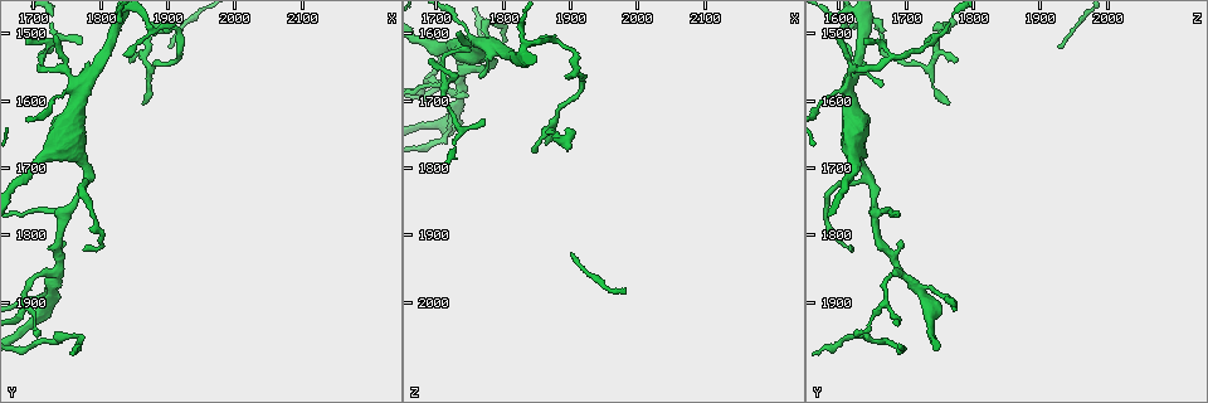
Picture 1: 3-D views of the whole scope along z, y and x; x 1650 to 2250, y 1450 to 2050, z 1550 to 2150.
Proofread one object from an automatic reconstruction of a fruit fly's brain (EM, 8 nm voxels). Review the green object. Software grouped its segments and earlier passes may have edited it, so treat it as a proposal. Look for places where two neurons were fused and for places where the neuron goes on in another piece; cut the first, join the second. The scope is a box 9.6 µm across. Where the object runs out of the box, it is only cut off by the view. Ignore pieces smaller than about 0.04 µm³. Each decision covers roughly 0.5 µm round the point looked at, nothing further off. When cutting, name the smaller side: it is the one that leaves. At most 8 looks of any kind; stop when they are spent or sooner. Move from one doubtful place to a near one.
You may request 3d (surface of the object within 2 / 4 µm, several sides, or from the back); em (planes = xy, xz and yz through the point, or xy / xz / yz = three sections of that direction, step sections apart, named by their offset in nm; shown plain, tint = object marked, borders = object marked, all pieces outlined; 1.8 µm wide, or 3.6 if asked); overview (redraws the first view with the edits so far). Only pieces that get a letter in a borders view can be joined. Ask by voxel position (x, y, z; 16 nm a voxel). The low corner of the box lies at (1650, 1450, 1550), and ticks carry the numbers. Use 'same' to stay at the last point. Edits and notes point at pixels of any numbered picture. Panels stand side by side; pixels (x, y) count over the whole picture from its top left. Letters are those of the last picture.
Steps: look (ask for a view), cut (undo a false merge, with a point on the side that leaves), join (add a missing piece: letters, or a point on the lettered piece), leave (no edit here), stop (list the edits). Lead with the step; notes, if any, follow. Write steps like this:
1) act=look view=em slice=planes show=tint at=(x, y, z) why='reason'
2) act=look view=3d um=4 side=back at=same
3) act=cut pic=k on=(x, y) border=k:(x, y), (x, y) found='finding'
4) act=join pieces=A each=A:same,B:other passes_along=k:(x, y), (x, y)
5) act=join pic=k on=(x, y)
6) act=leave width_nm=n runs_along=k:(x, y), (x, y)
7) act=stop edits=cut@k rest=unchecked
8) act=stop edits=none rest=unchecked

act=look view=3d um=4 at=(1775, 1575, 1615) why='four or more arms meet'

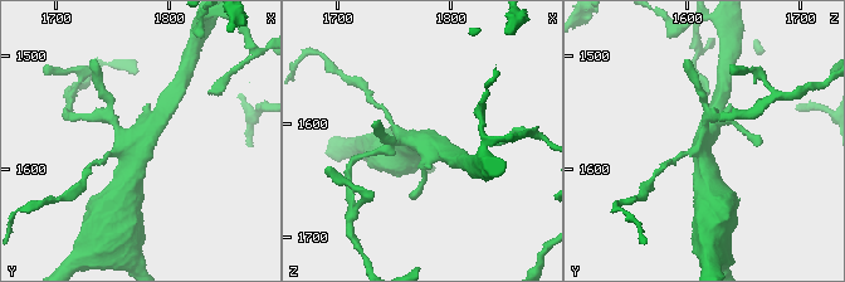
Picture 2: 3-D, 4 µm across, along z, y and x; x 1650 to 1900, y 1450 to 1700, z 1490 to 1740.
act=look view=em slice=planes show=borders at=(1774, 1576, 1614)

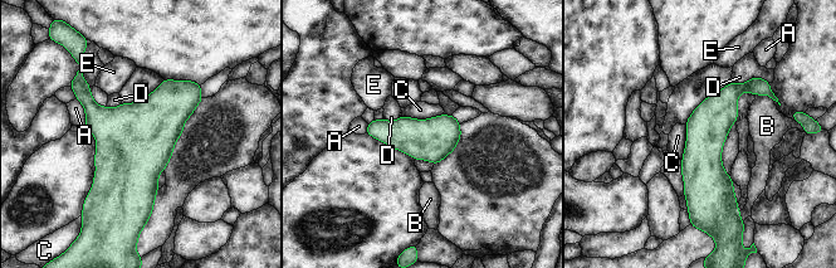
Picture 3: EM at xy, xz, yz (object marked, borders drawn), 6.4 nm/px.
act=leave width_nm=280 each=A:other,B:other,C:other,D:other,E:other runs_along=3:(753, 81), (707, 128), (698, 213) found='all the same neuron'

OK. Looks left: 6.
act=look view=em slice=planes show=borders at=(1875, 1550, 1730) why='abrupt turn'

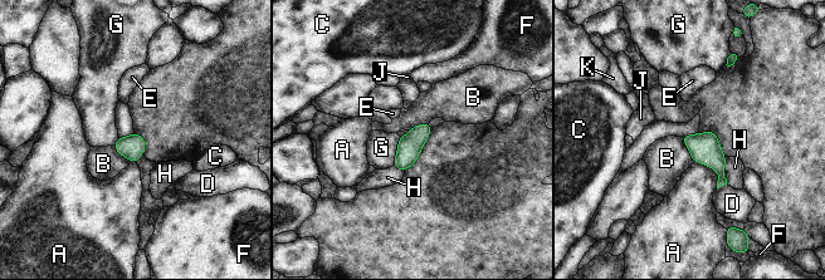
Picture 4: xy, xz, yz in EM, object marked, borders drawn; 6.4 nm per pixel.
act=leave each=A:other,B:other,C:other,D:other,E:other,F:other,G:other,H:other,J:other,K:other border=4:(681, 137), (694, 161) found='continuous, no second neuron'

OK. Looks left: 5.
act=look view=3d um=2 at=(1885, 1495, 1610) why='sharp bend'

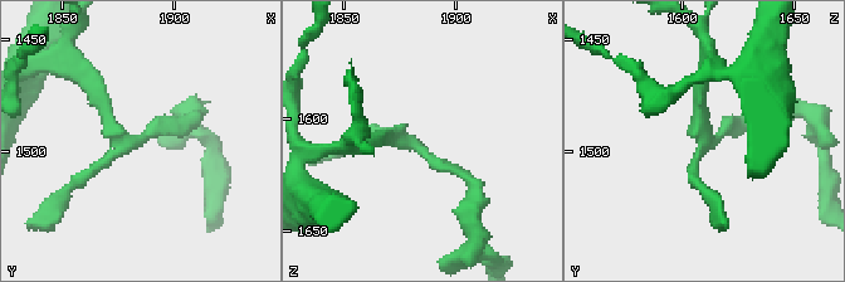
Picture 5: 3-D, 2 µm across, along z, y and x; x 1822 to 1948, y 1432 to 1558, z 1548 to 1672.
act=look view=em slice=yz step=8 show=tint at=(1880, 1493, 1611)

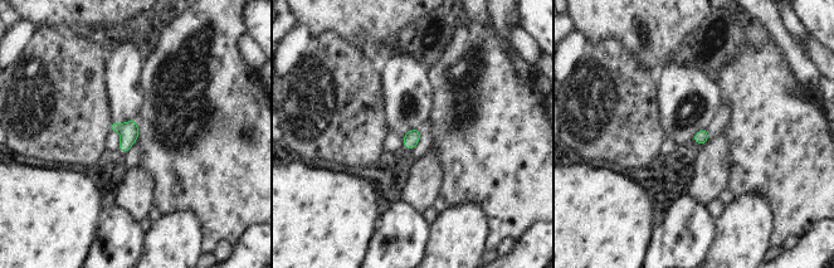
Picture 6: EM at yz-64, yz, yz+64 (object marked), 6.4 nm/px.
act=look view=em slice=xy step=8 show=borders at=same

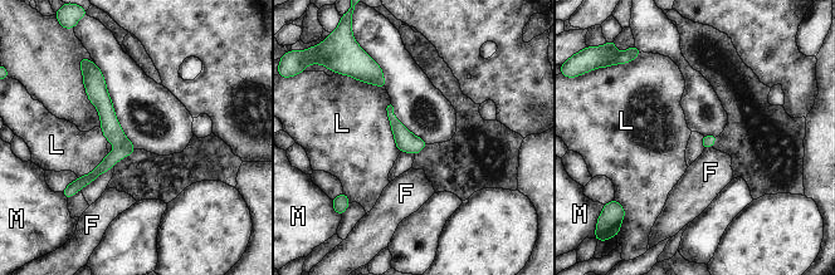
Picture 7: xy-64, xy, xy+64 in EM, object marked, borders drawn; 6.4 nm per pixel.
act=leave longest_contact=L:320nm each=F:other,L:other,M:other found='continuous, no second neuron'

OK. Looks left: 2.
act=look view=em slice=planes show=tint at=(1735, 1860, 1690) why='arms part here'

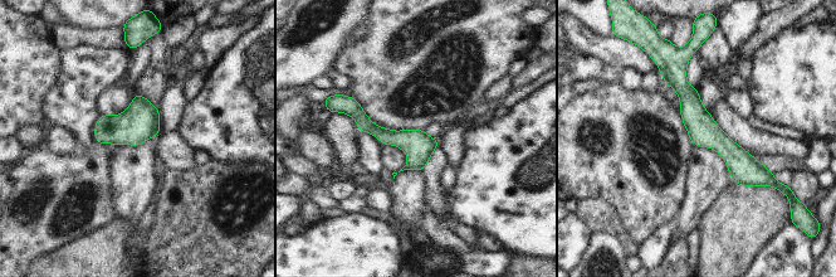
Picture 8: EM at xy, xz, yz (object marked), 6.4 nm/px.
act=look view=em slice=planes show=borders at=same why='what lies round it'

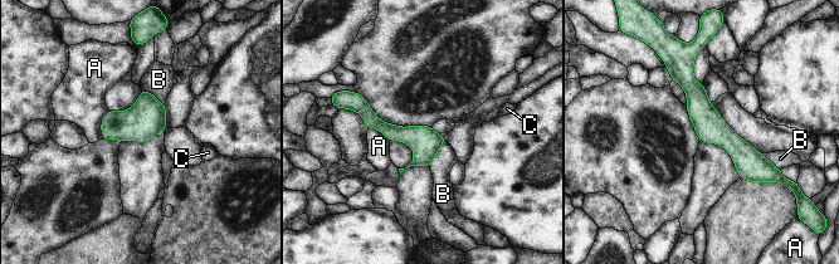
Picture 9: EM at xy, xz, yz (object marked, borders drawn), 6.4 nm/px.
act=leave each=A:other,B:other,C:other runs_along=9:(691, 59), (701, 112), (764, 179) found='all the same neuron'

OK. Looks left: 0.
act=stop edits=none rest=unchecked

